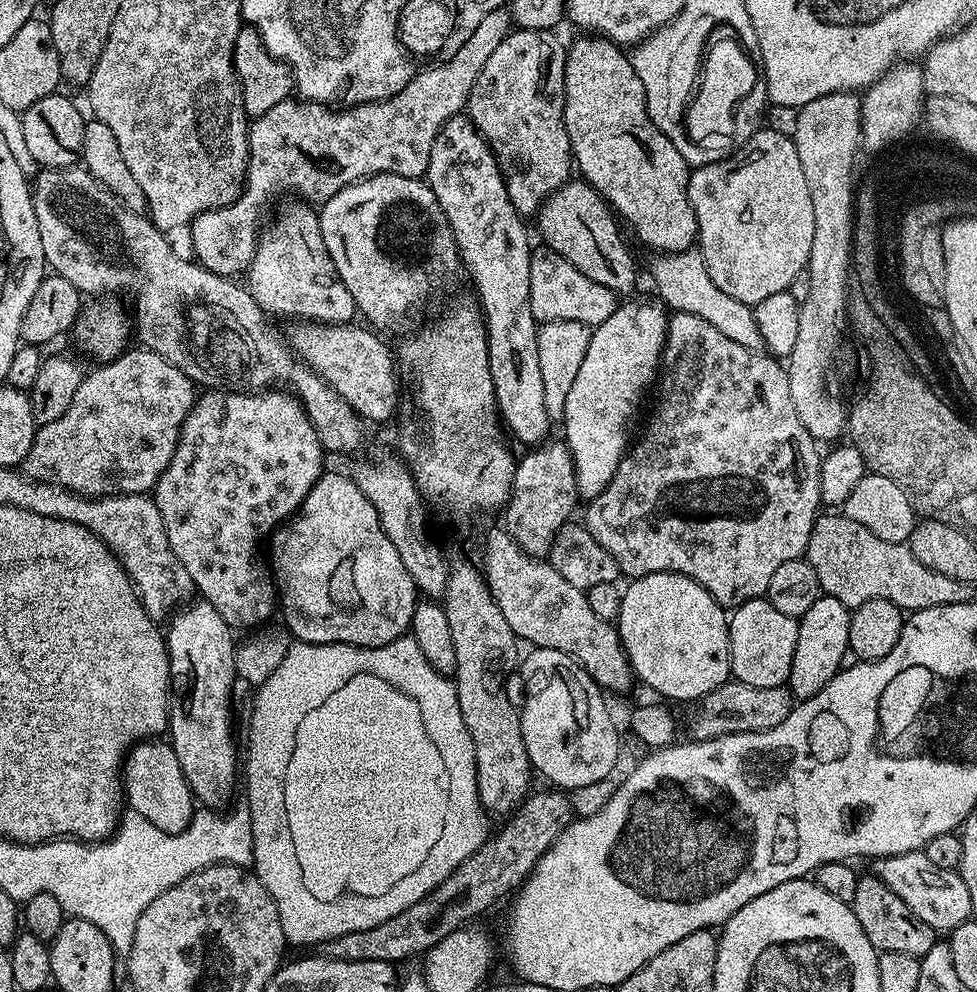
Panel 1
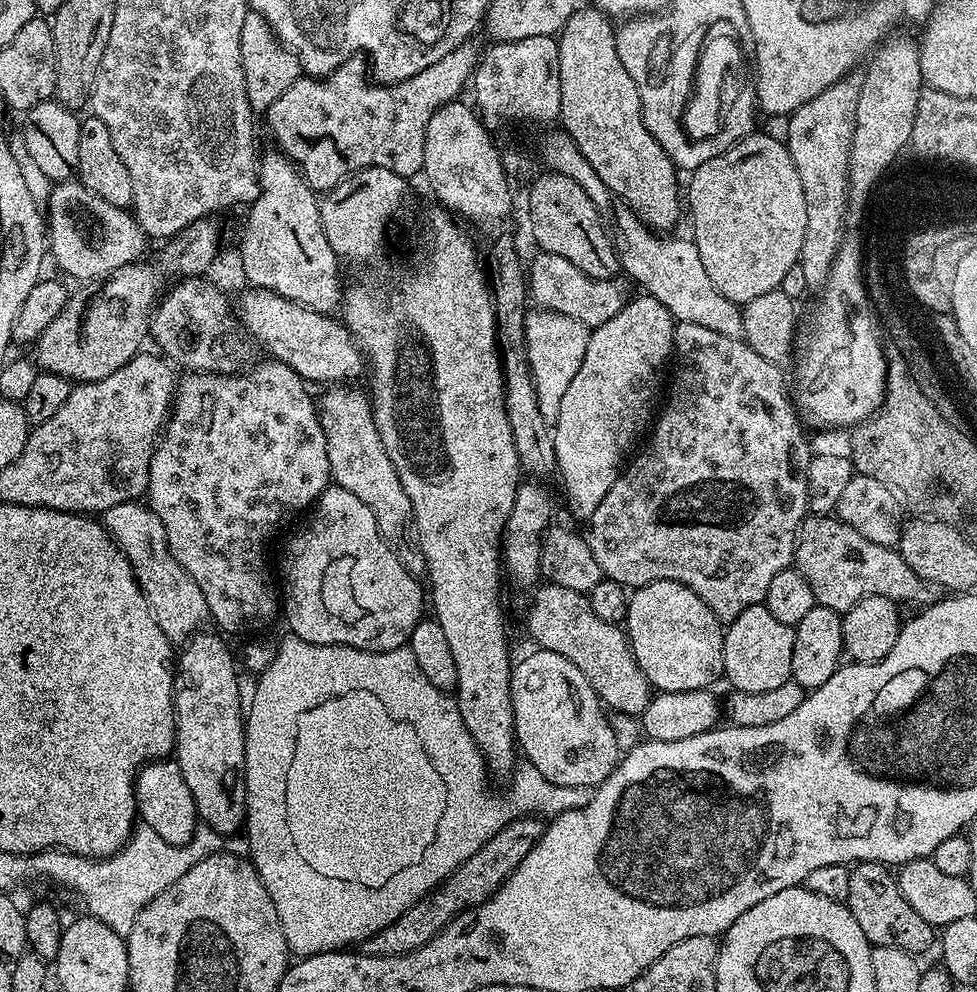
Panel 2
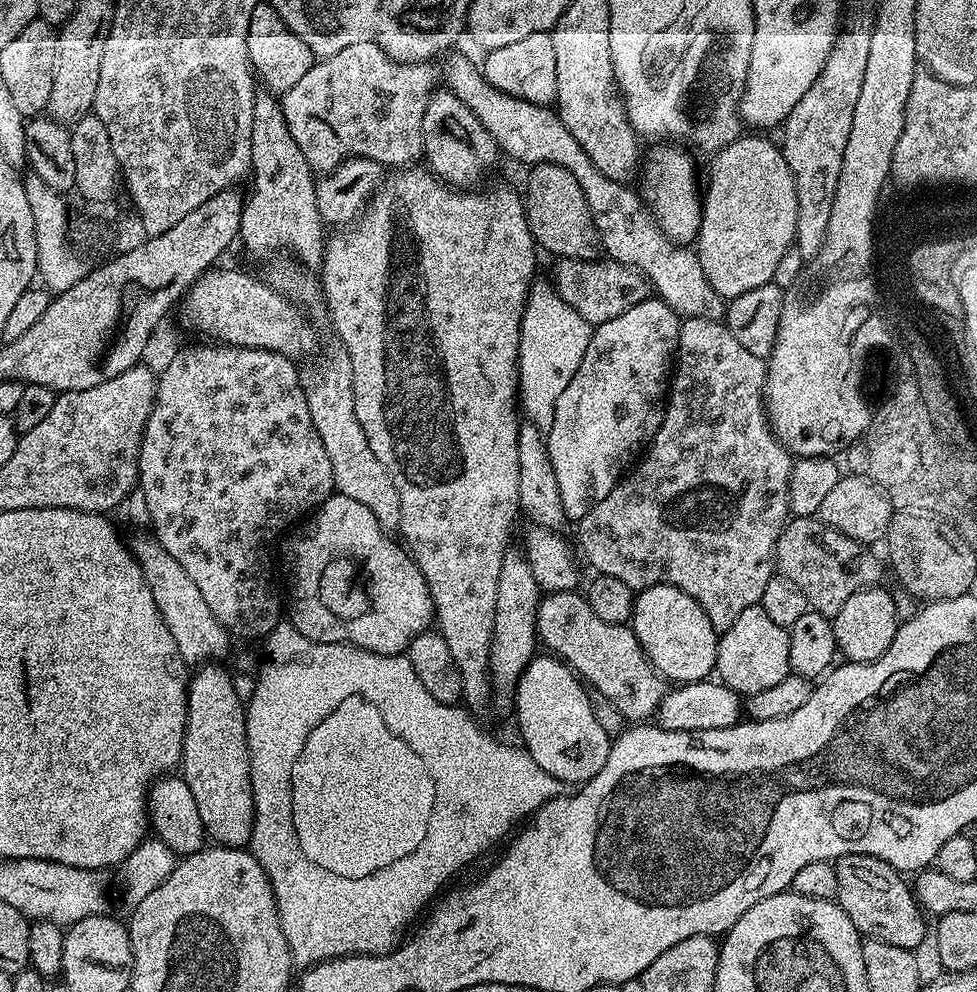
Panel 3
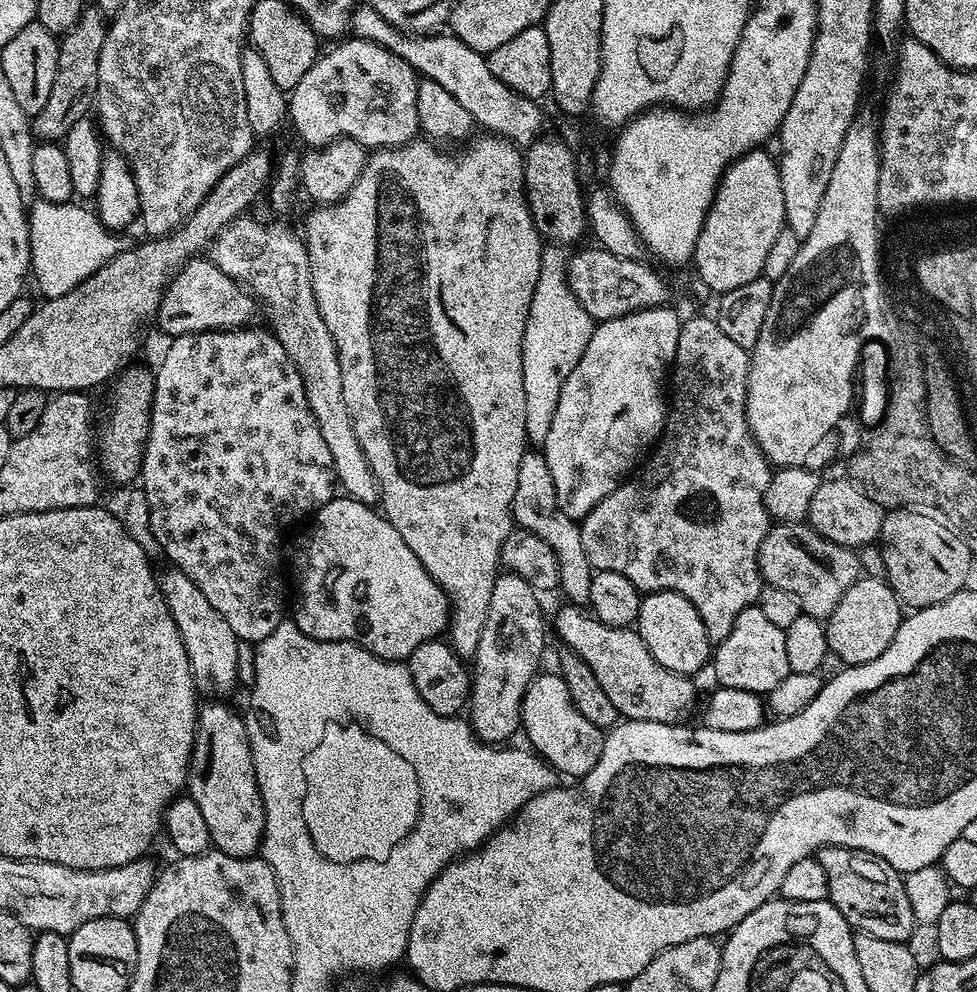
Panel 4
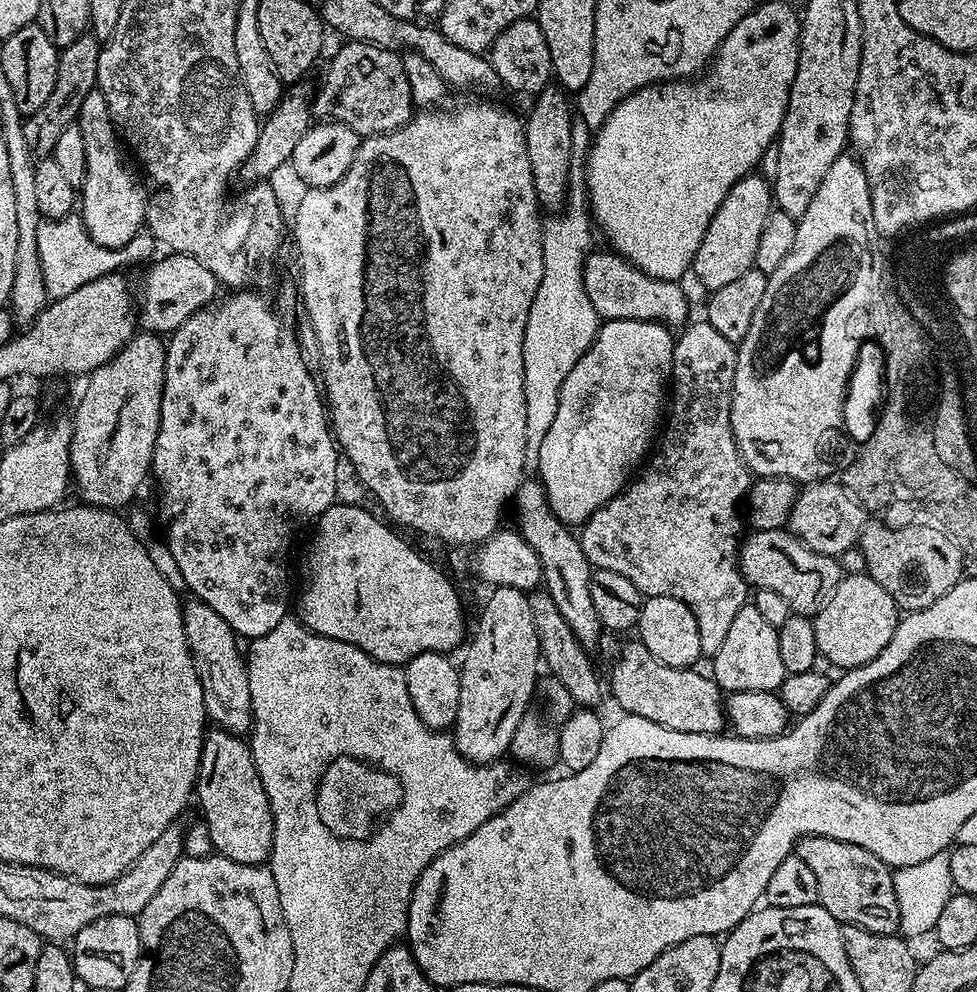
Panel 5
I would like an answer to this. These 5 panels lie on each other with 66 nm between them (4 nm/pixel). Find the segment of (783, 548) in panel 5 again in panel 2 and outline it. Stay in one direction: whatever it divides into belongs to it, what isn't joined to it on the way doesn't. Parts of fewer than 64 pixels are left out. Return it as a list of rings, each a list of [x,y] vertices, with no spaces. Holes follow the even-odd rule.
[[[809,514],[796,533],[794,567],[810,582],[816,603],[838,613],[846,613],[863,596],[881,596],[904,604],[927,606],[941,599],[942,589],[926,582],[906,566],[895,547],[878,546],[870,538],[862,538],[854,526],[832,514]]]

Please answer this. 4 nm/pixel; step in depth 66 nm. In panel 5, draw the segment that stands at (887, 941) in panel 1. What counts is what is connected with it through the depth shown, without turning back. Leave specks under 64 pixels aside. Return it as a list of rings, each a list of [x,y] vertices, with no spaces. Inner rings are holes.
[[[804,836],[796,843],[794,854],[810,866],[818,881],[818,903],[841,925],[862,926],[874,934],[895,936],[900,932],[898,894],[894,894],[893,869],[870,850],[825,836]]]

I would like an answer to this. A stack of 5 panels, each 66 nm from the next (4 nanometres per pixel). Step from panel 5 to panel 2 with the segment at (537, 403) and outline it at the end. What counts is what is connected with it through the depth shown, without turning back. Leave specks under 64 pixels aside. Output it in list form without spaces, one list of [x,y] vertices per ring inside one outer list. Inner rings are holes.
[[[533,307],[524,317],[524,333],[526,334],[526,352],[530,362],[530,374],[534,378],[534,390],[538,394],[538,406],[542,410],[542,418],[548,425],[555,425],[562,398],[574,374],[578,374],[578,366],[582,366],[582,358],[586,358],[586,346],[590,329],[578,318],[570,318],[566,314],[552,312],[548,308]]]

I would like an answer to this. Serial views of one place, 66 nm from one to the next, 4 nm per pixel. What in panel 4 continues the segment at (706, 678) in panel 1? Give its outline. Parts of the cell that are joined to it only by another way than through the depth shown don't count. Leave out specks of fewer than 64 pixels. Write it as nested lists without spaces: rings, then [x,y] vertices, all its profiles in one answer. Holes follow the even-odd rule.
[[[649,592],[641,599],[640,613],[635,622],[641,638],[646,642],[652,657],[666,670],[693,674],[707,665],[713,644],[708,640],[706,626],[685,596],[677,592]]]

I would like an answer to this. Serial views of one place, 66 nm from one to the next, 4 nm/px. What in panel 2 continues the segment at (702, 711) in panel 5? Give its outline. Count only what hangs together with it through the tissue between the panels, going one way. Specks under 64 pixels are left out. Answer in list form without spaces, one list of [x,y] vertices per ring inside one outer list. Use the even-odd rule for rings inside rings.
[[[544,582],[531,596],[528,632],[536,643],[533,645],[537,649],[545,648],[554,654],[562,654],[562,658],[574,662],[574,666],[582,670],[586,682],[590,682],[590,686],[596,691],[601,704],[613,713],[639,717],[648,705],[650,685],[634,658],[627,631],[621,625],[602,622],[602,618],[594,614],[587,595],[566,586]]]

